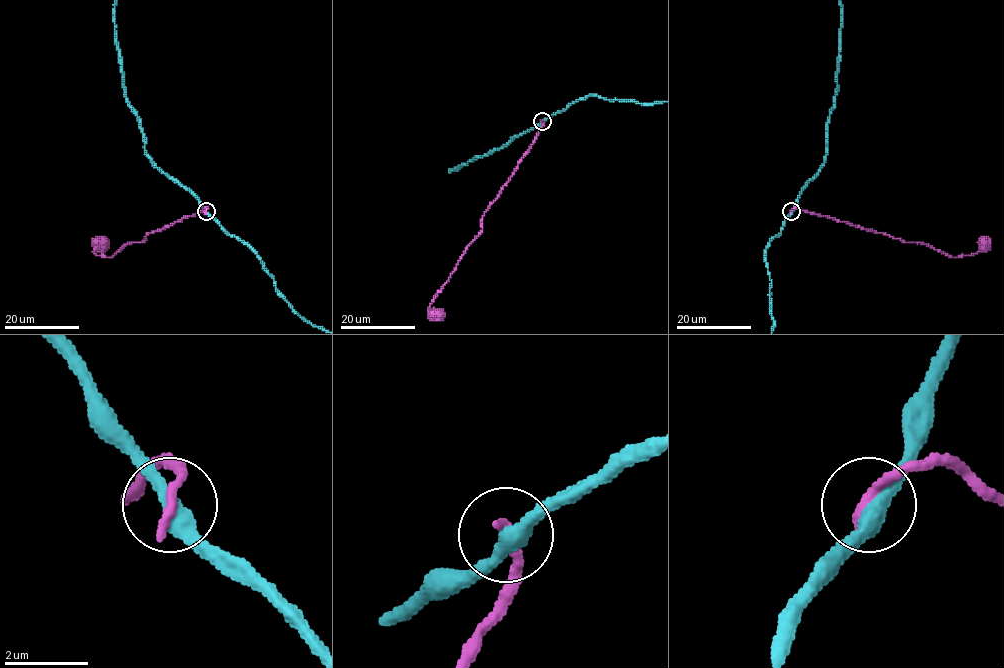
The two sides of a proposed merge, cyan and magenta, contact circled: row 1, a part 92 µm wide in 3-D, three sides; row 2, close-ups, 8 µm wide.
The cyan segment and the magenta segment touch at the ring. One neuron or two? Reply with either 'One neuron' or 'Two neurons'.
Two neurons

